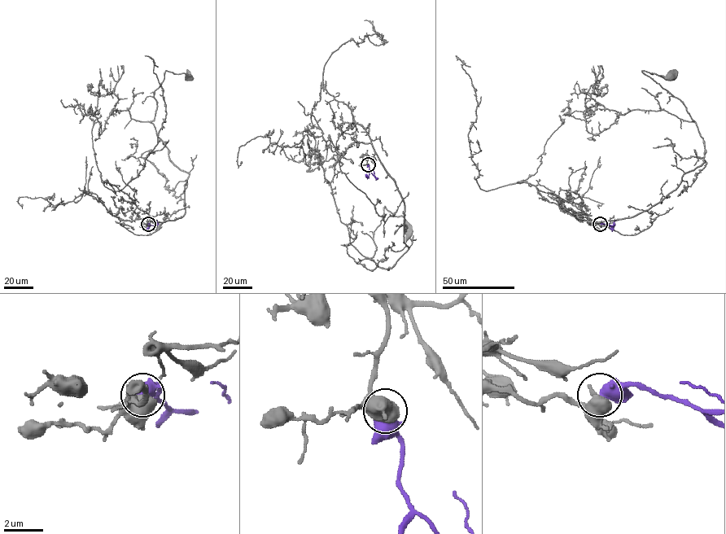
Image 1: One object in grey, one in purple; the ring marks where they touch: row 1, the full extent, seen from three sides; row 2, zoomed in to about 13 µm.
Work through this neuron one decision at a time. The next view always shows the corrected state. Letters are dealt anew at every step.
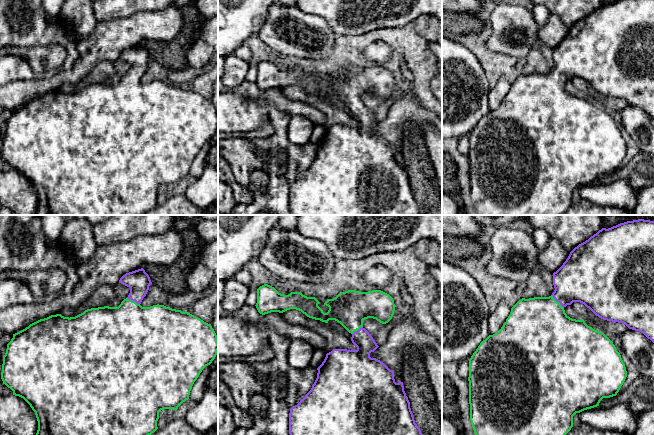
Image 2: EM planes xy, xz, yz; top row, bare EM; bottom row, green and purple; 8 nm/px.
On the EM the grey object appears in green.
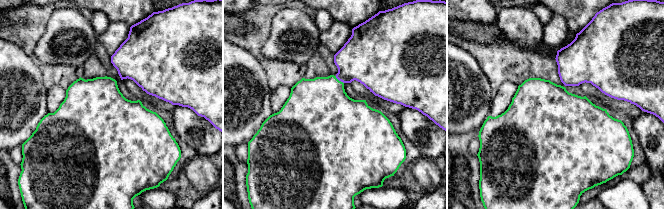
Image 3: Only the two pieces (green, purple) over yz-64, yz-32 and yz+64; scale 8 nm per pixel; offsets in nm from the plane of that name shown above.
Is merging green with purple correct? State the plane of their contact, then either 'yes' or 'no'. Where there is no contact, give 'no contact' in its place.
contact in yz; yes

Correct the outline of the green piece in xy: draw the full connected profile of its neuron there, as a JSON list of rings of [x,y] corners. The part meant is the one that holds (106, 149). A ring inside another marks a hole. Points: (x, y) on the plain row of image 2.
[[[143,44],[126,49],[120,54],[119,59],[129,63],[130,69],[118,83],[91,84],[70,94],[61,90],[51,91],[13,110],[13,114],[7,120],[6,129],[3,132],[1,155],[13,167],[13,171],[23,174],[35,188],[38,206],[34,215],[144,215],[158,205],[157,197],[161,186],[173,185],[176,187],[183,178],[189,175],[194,158],[202,146],[215,135],[218,117],[211,100],[187,87],[182,88],[159,80],[150,83],[140,81],[152,60],[149,51]]]

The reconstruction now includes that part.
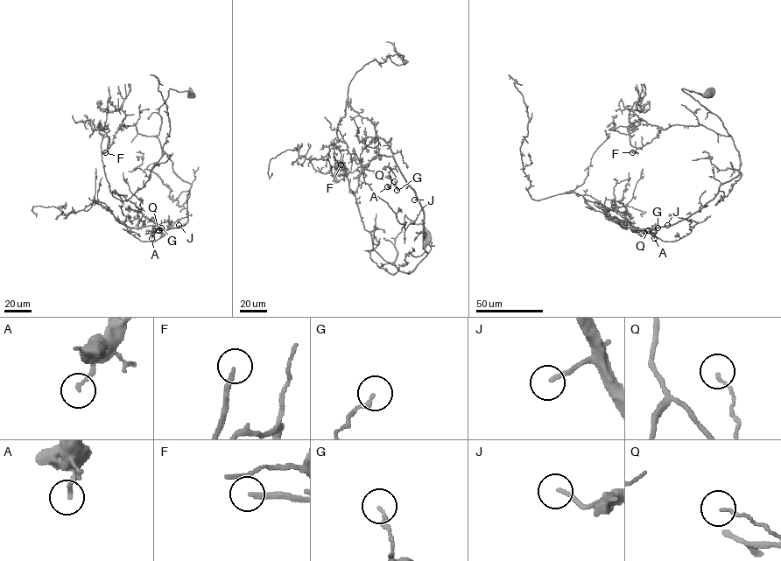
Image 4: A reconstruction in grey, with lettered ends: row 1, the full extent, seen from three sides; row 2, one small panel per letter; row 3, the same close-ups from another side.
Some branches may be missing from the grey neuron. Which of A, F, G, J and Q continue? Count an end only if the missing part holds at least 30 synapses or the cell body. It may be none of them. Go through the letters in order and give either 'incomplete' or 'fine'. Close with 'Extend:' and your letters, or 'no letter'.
A: fine
F: incomplete
G: fine
J: incomplete
Q: fine
Extend: F, J

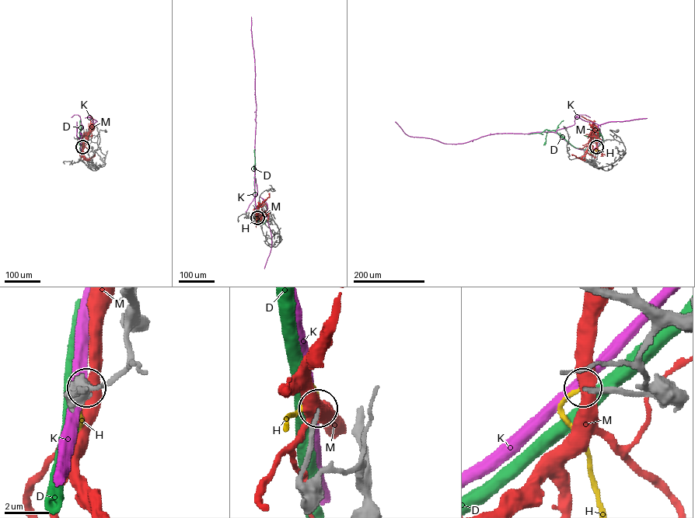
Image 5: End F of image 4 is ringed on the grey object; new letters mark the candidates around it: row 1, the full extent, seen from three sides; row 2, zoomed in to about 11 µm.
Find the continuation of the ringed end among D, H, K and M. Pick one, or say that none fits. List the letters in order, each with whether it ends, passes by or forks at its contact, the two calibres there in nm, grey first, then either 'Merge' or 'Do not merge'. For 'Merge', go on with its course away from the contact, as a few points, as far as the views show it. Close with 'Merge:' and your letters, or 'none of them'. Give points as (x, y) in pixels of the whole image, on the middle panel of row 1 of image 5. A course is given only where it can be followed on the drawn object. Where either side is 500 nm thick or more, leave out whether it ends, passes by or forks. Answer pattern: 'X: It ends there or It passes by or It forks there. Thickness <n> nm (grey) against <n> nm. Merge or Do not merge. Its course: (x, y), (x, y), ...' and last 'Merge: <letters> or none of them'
D: Thickness 320 nm (grey) against 500 nm. Do not merge
H: It ends there. Thickness 190 nm (grey) against 190 nm. Merge
K: It passes by. Thickness 200 nm (grey) against 460 nm. Do not merge
M: Thickness 240 nm (grey) against 550 nm. Do not merge
Merge: H

